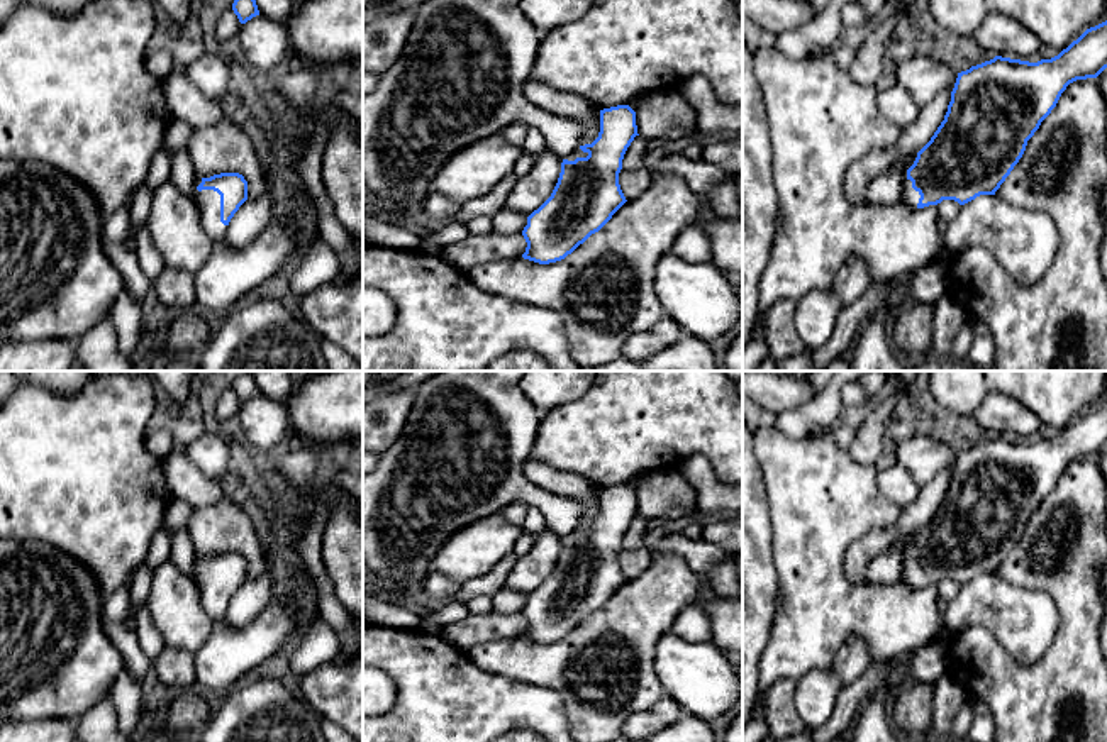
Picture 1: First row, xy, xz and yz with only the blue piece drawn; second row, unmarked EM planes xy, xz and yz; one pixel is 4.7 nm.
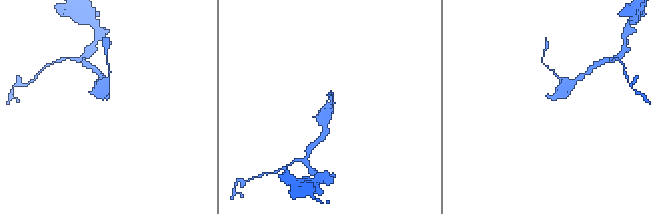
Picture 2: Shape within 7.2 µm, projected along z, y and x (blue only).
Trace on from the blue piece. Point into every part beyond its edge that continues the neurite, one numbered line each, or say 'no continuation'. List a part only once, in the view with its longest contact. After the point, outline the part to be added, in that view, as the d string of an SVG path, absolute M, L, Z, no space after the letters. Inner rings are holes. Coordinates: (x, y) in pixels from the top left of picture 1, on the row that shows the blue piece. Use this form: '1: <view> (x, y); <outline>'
1: xy (229, 273); M197 176L197 186L200 183L202 178ZM197 186L192 200L214 251L195 273L195 300L200 308L229 312L292 257L297 246L295 225L288 215L283 220L270 220L256 239L234 247L227 241L227 225L220 222L220 195L214 190L198 191Z

